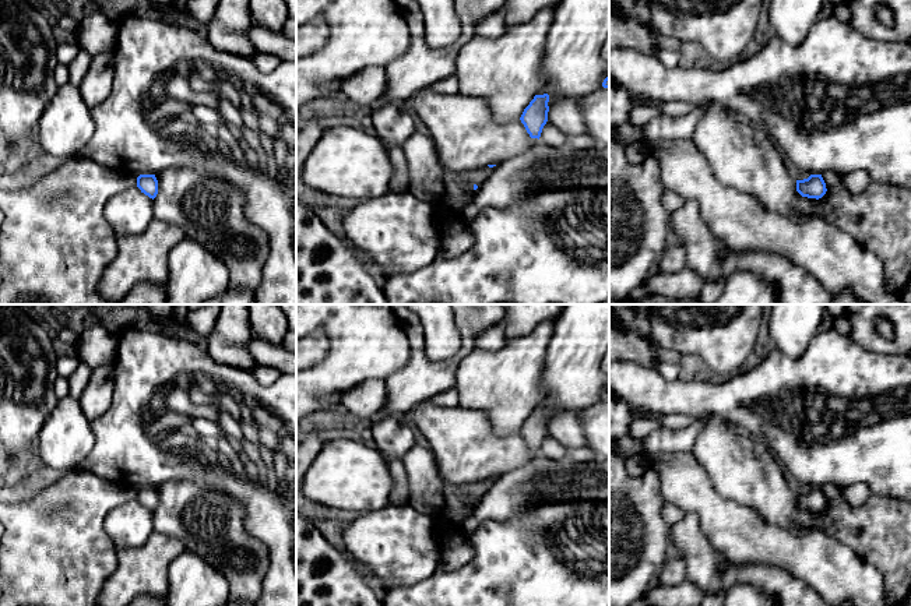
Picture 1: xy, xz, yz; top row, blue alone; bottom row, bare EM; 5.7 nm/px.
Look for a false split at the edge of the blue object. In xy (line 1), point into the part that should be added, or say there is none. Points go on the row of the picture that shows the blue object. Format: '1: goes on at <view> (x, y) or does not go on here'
1: does not go on here

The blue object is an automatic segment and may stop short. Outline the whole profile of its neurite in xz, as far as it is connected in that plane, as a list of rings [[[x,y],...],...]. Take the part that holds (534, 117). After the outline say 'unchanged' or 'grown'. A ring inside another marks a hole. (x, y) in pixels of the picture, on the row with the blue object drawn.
[[[535,95],[530,105],[524,109],[520,120],[531,138],[541,137],[542,128],[548,121],[549,95]]]; unchanged

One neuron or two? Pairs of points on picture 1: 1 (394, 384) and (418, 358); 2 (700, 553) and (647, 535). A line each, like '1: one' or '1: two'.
1: one
2: two

